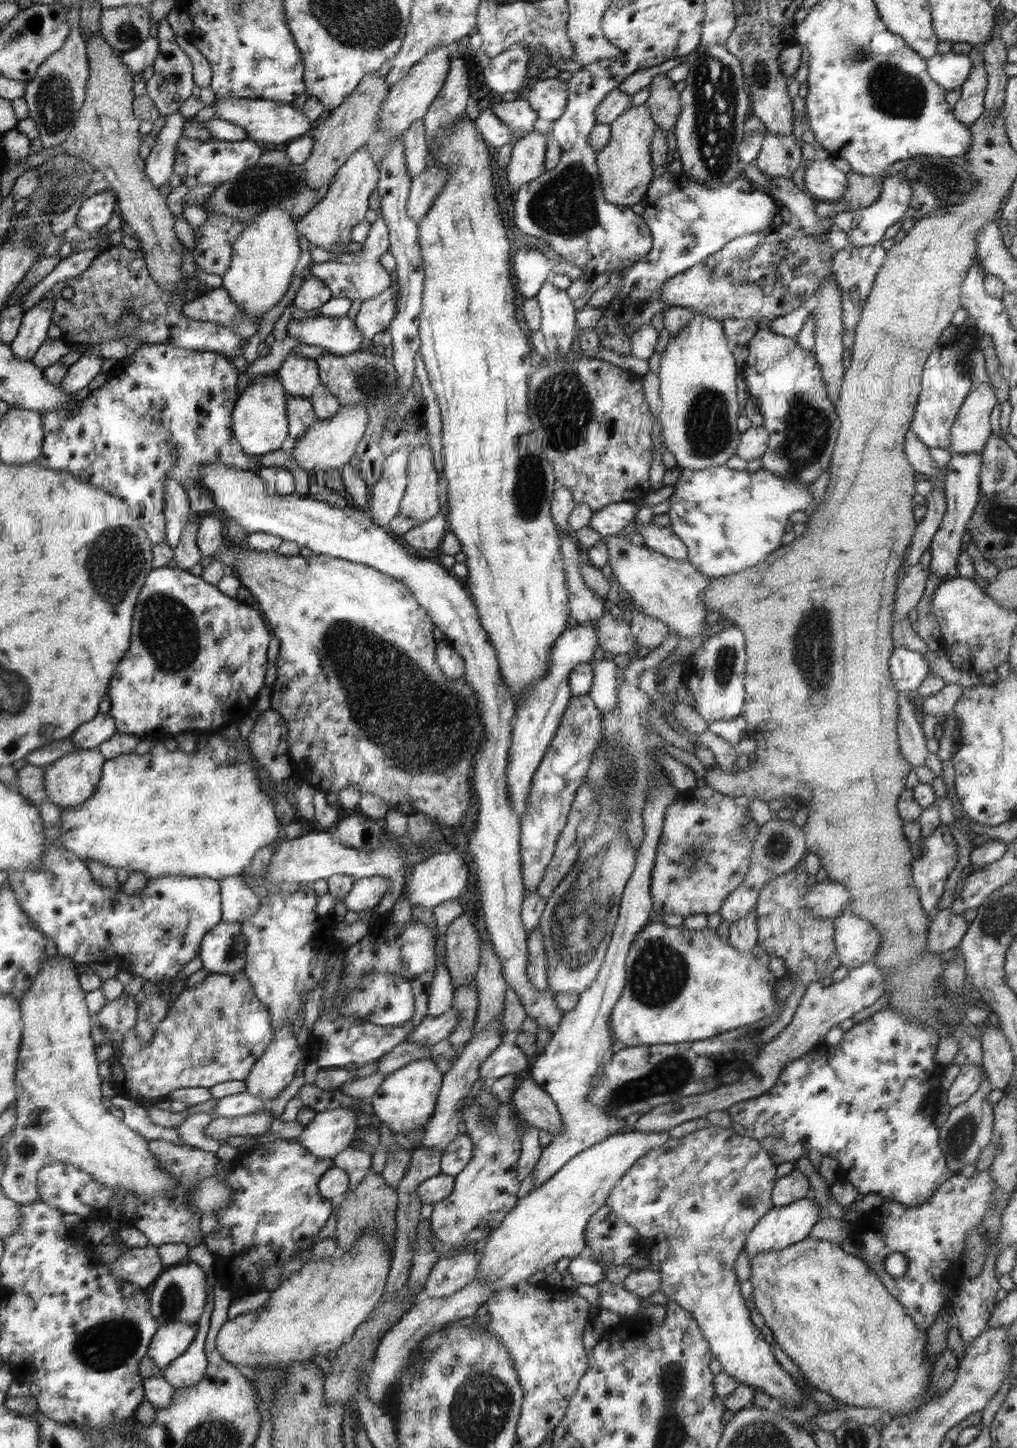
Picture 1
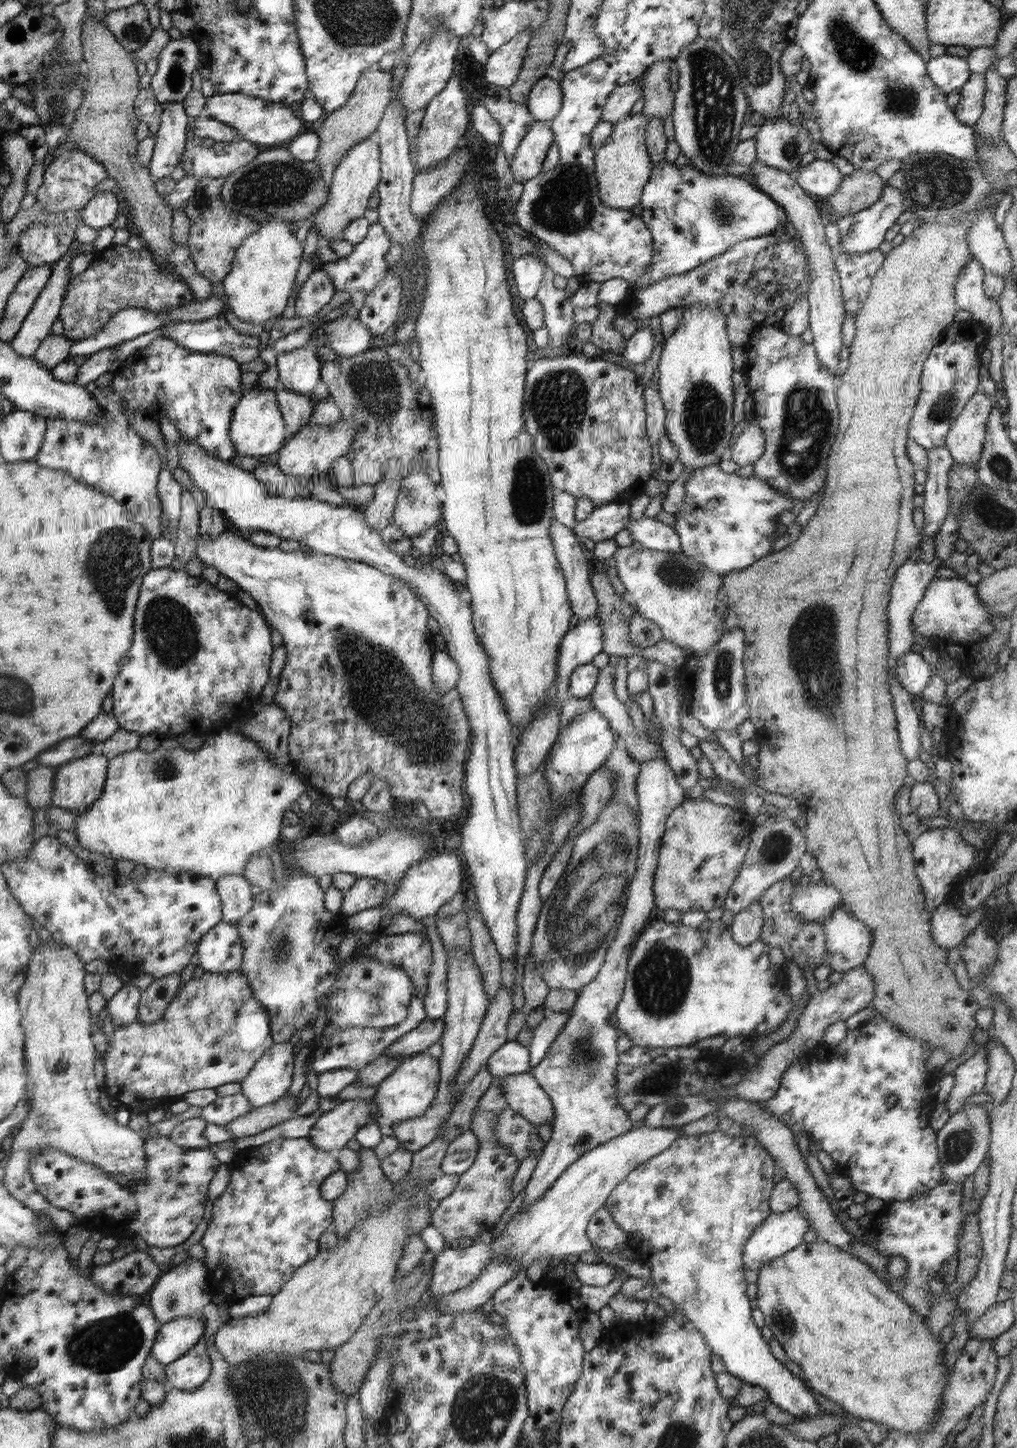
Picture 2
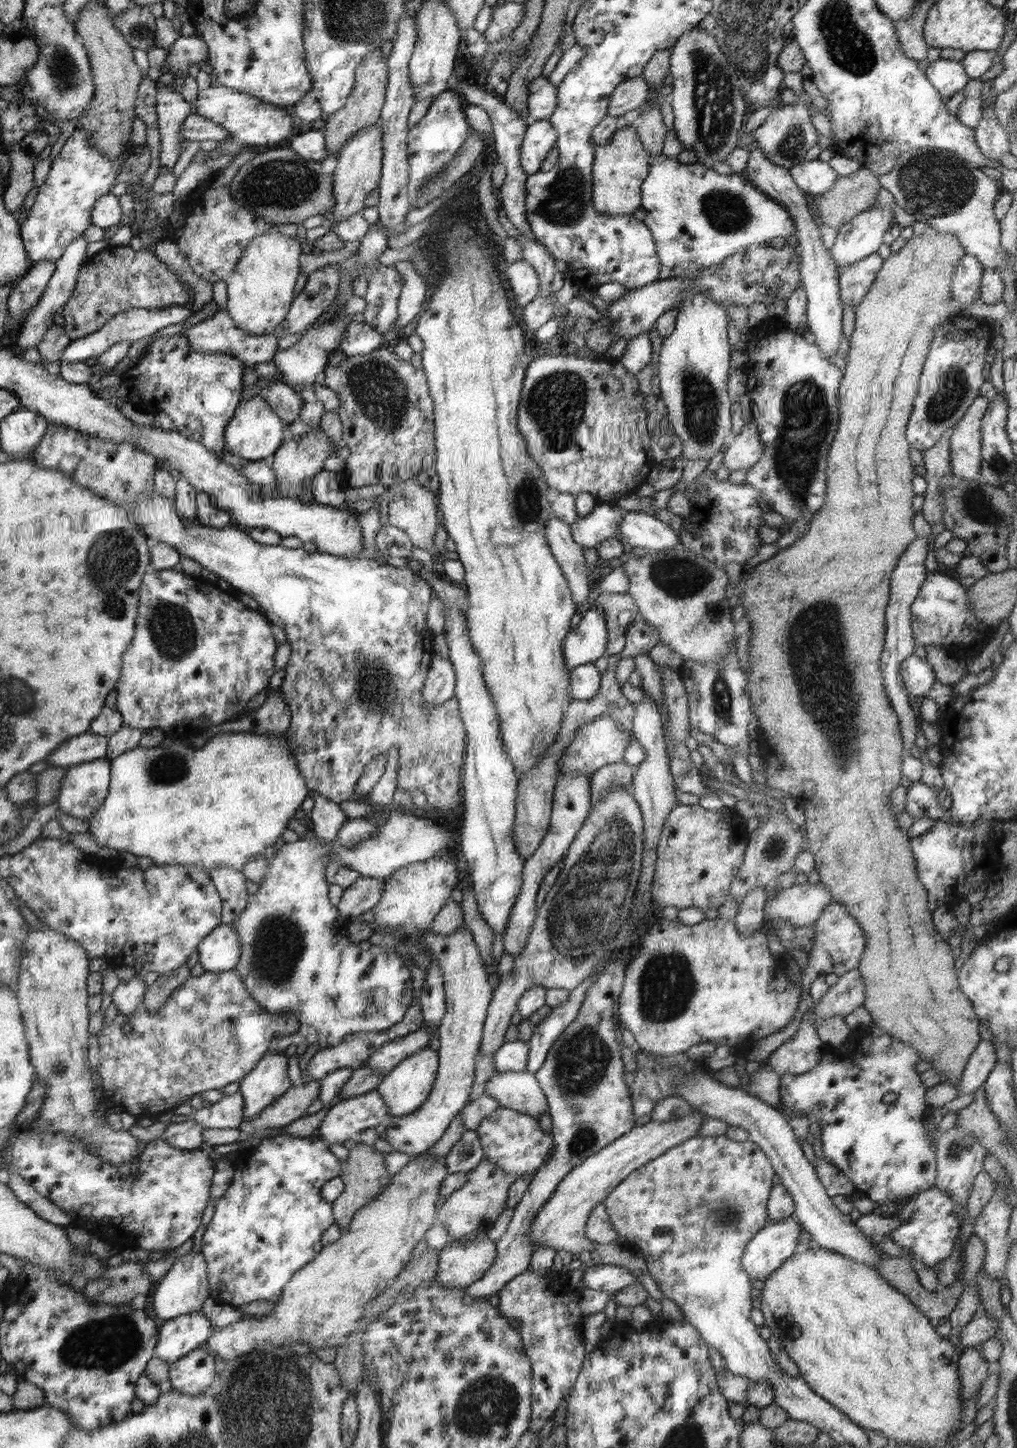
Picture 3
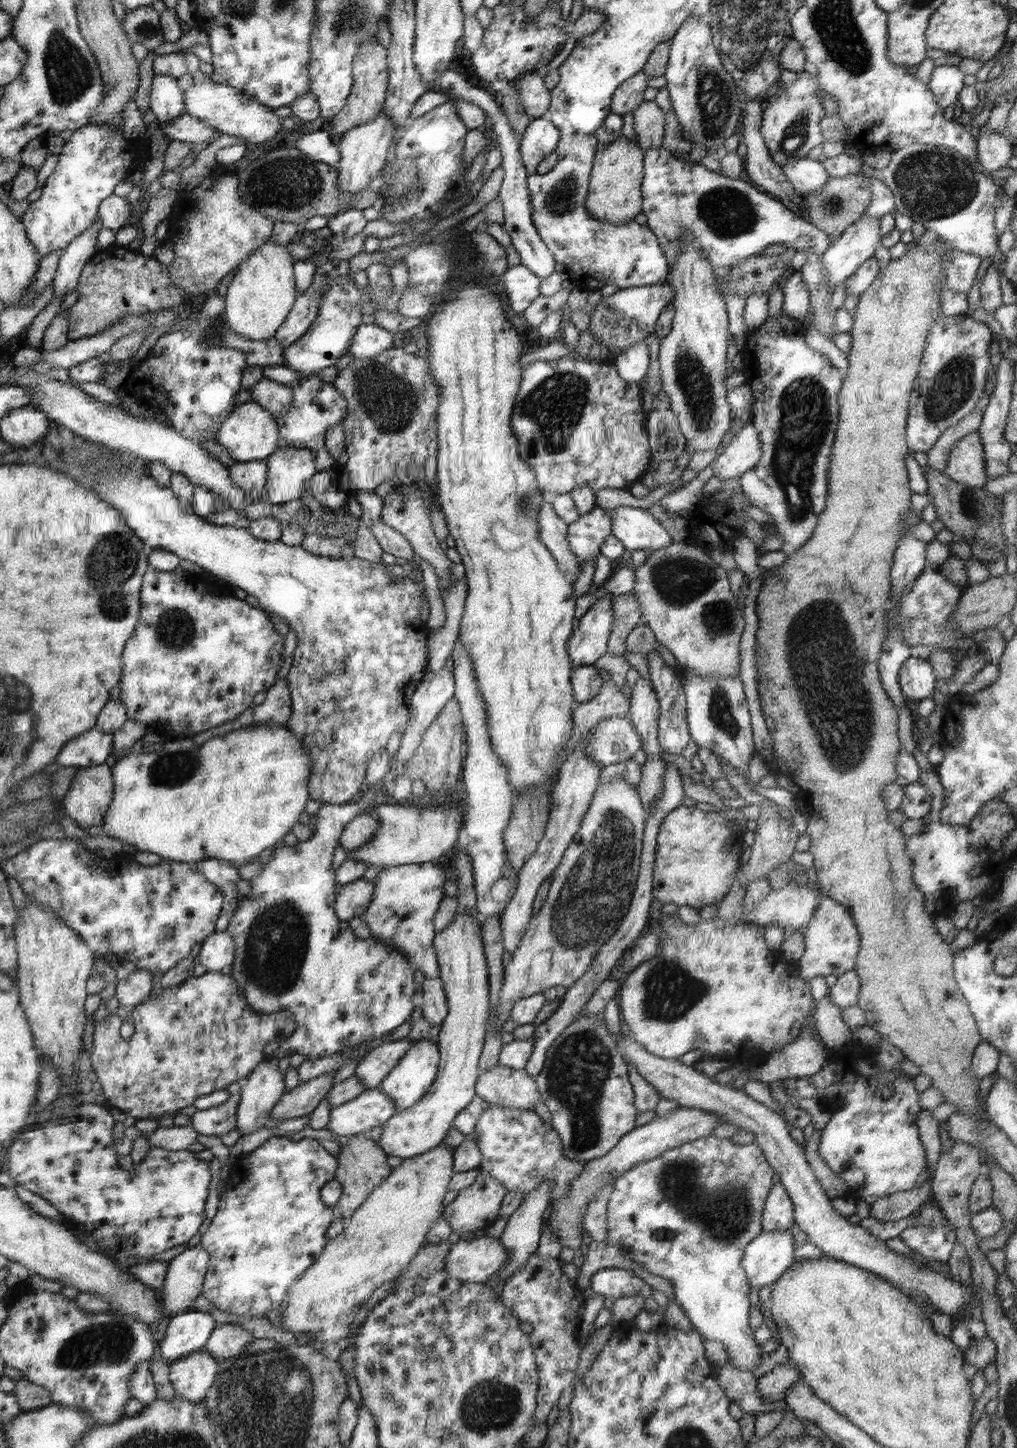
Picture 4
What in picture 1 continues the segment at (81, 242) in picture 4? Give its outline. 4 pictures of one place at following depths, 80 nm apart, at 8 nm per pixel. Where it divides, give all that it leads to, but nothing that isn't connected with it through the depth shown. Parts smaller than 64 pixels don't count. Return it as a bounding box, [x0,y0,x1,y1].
[9,294,54,360]

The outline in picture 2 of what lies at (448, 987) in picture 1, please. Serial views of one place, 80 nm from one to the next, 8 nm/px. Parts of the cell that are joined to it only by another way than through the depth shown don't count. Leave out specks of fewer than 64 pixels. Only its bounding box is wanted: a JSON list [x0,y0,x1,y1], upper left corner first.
[422,916,448,1019]

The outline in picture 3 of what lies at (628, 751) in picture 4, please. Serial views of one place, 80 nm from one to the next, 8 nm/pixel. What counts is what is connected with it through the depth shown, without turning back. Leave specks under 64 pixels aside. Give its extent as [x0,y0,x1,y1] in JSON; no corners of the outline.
[557,716,632,774]

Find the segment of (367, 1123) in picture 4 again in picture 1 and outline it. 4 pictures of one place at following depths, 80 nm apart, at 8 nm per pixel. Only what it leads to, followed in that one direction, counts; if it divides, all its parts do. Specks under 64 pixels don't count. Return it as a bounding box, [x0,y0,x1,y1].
[294,1106,358,1159]

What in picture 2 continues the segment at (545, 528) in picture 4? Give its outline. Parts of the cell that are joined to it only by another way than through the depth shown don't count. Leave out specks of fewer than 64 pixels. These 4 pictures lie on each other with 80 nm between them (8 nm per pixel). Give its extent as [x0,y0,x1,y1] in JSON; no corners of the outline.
[550,519,599,621]

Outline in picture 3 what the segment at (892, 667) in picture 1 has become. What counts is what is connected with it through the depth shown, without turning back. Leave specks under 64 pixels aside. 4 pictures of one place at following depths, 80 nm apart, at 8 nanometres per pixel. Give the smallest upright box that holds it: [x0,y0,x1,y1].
[901,655,937,697]

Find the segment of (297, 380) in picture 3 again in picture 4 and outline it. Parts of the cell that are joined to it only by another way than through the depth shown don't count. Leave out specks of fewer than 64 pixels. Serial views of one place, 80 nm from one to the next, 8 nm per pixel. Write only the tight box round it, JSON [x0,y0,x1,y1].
[283,275,371,379]

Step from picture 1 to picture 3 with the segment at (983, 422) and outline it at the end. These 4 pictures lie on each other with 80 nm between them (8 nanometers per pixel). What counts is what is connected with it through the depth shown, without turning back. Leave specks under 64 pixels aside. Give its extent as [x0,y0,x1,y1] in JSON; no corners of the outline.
[950,396,990,480]

